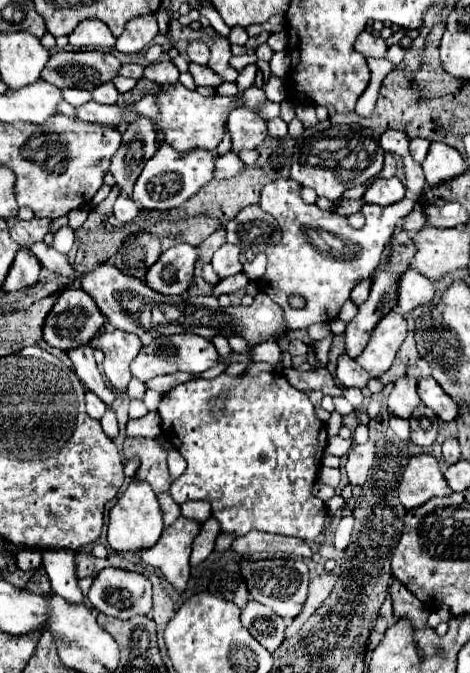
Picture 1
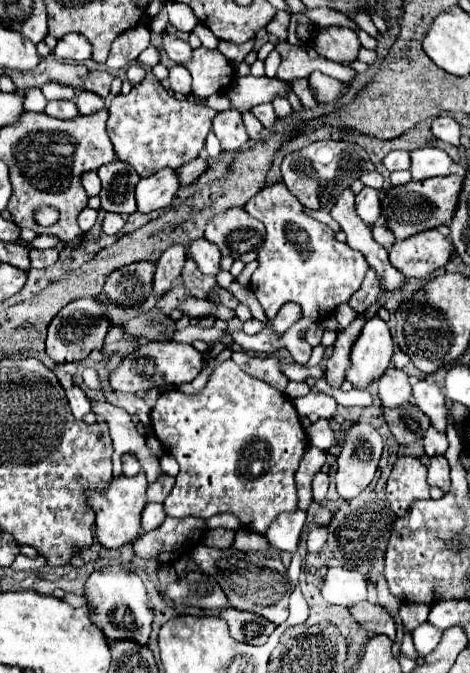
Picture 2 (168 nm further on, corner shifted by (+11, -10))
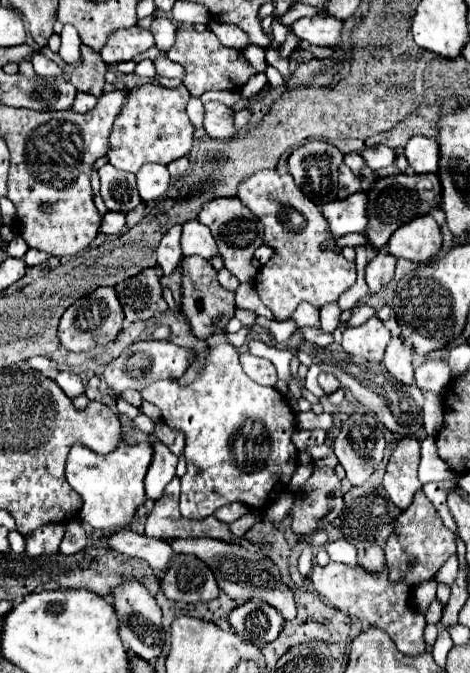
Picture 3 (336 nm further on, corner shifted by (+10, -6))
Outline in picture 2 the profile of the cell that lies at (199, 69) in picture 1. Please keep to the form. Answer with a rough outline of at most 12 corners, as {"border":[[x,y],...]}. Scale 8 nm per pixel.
{"border":[[172,67],[172,91],[188,95],[192,79],[186,67]]}

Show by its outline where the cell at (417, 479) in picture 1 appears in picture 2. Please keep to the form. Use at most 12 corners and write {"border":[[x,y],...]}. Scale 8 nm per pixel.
{"border":[[398,457],[386,483],[392,511],[402,517],[430,499],[426,465]]}

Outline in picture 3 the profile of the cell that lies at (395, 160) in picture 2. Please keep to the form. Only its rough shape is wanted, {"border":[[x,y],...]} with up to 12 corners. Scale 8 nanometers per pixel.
{"border":[[365,147],[359,151],[365,165],[375,169],[395,161],[395,149]]}

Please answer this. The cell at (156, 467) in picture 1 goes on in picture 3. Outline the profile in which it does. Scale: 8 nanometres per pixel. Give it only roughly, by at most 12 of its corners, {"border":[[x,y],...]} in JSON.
{"border":[[175,477],[145,521],[155,539],[211,537],[241,545],[213,515],[189,521],[179,513]]}

